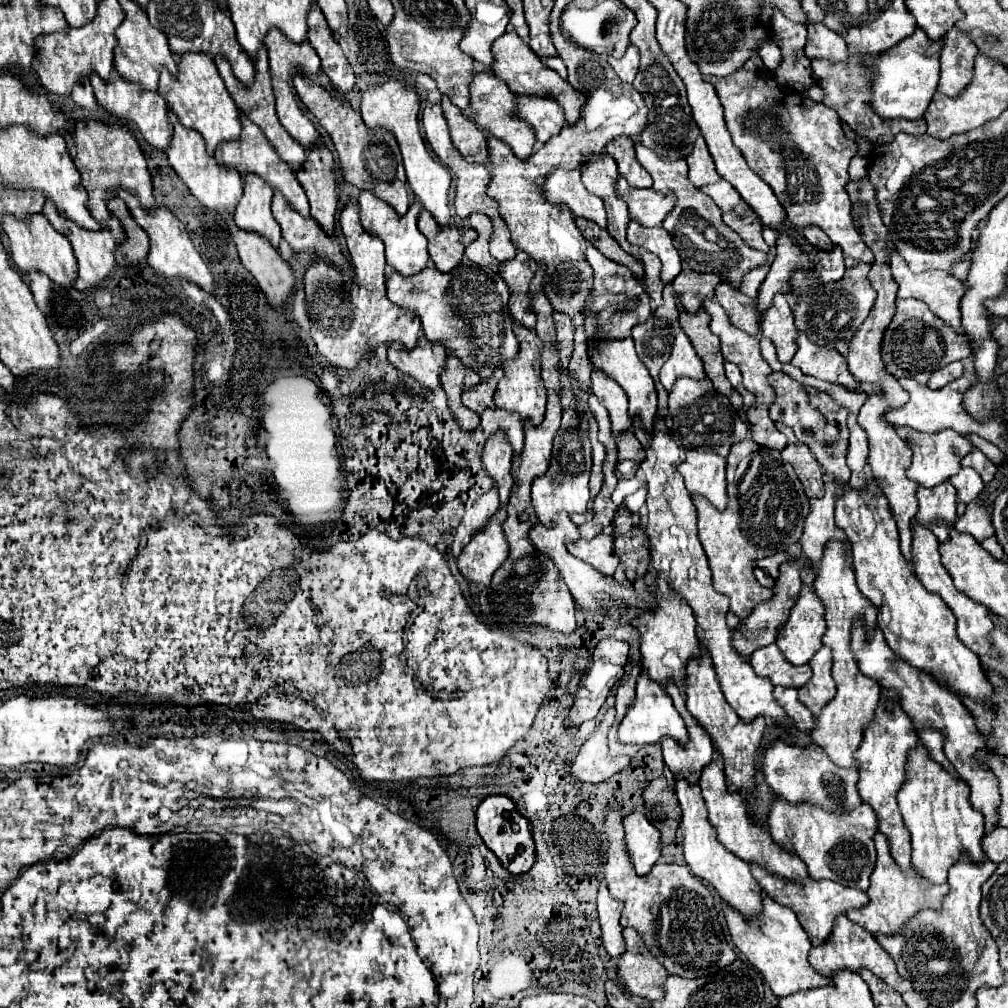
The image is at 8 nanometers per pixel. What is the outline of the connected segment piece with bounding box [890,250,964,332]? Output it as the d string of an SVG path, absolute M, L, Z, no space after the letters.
M898 250L892 252L892 260L890 260L890 268L892 268L892 276L898 282L898 298L916 298L922 300L936 316L940 316L946 324L950 324L956 332L960 332L960 296L964 294L964 284L954 278L948 272L940 272L940 270L926 270L920 274L910 272L908 264L904 262L904 258L900 256Z

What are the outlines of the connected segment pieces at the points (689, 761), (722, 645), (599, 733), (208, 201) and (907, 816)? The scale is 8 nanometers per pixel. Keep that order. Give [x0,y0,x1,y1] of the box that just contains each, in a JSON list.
[[662,688,714,784],[634,420,792,730],[572,708,630,782],[168,112,244,216],[898,744,986,884]]

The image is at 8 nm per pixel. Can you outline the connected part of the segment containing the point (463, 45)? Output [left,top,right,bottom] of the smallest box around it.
[460,18,508,68]

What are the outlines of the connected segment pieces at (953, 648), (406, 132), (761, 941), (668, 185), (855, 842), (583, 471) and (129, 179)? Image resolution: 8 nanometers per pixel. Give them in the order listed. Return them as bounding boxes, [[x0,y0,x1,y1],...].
[[836,482,994,706],[360,80,452,226],[724,892,832,998],[636,140,766,286],[768,798,878,890],[532,408,590,524],[66,122,154,228]]

